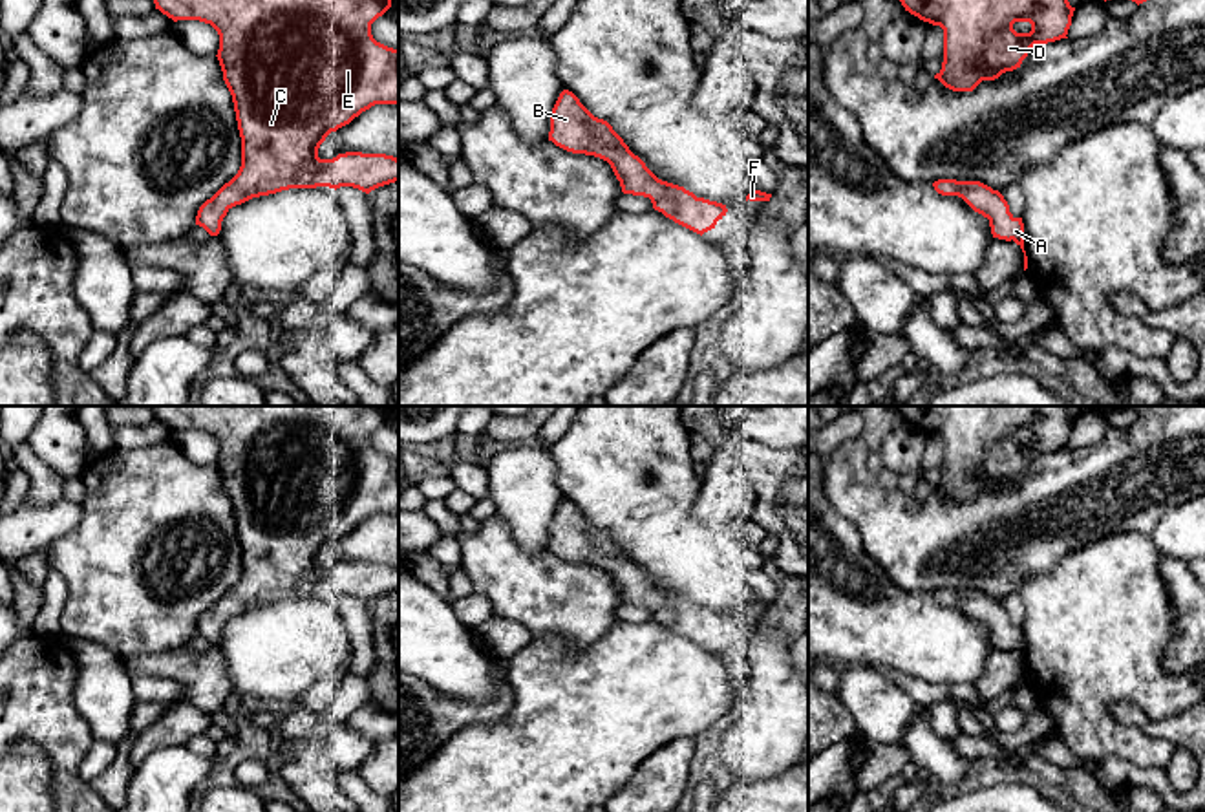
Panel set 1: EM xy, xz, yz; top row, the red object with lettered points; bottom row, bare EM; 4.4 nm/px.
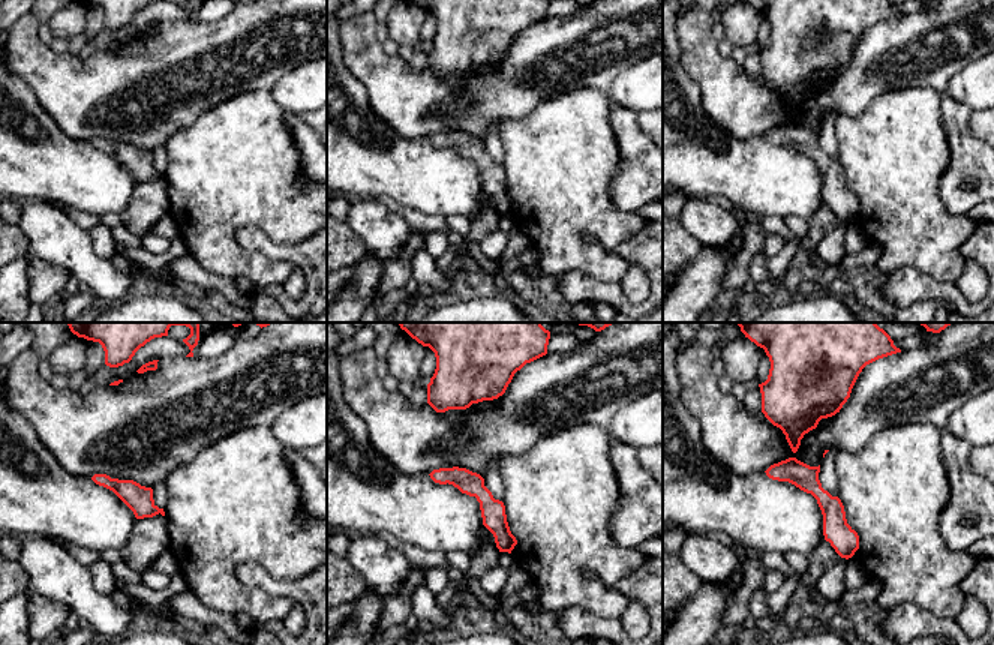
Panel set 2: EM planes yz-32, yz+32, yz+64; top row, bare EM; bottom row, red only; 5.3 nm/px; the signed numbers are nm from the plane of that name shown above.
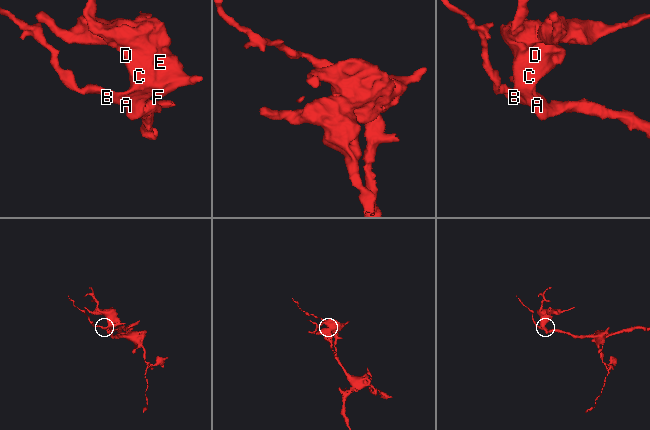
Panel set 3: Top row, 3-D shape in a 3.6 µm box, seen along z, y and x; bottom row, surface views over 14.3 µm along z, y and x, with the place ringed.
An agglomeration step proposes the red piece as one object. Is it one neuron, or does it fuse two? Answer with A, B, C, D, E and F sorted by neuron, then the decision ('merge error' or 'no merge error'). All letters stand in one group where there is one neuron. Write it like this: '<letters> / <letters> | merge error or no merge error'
A B C D E F | no merge error

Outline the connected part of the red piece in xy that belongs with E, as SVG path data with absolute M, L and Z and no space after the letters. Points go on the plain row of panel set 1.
M155 406L155 419L177 430L199 430L210 433L219 444L218 470L223 481L223 490L232 505L238 540L241 547L241 576L238 583L225 593L210 609L207 609L196 625L196 635L203 636L210 646L218 646L227 622L252 607L276 604L289 598L316 598L316 596L353 596L366 604L371 600L399 591L399 569L386 563L346 561L333 569L320 569L318 558L331 541L349 534L362 521L375 514L399 514L399 459L377 452L371 444L371 433L391 417L391 406Z

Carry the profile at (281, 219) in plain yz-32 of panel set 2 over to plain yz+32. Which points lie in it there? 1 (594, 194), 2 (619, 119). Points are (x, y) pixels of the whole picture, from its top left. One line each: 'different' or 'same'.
1: same
2: different

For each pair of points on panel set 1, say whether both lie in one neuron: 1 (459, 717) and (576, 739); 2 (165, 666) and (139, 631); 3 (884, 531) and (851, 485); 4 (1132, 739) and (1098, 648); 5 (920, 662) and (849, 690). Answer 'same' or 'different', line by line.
1: different
2: different
3: same
4: same
5: different

